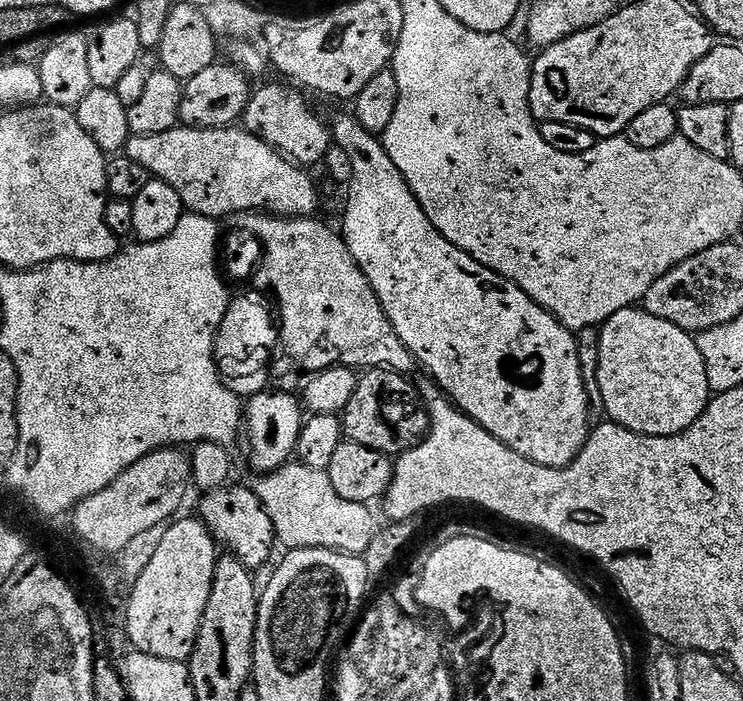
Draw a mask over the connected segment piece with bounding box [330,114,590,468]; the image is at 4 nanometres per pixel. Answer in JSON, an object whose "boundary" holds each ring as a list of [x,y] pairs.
{"boundary":[[[355,115],[336,116],[330,120],[330,131],[335,147],[346,150],[350,157],[350,167],[354,170],[352,181],[346,185],[348,192],[348,205],[344,208],[344,228],[342,235],[354,262],[366,274],[386,318],[394,326],[398,338],[411,350],[413,357],[429,372],[431,379],[438,385],[441,393],[447,396],[461,412],[464,412],[475,424],[481,424],[498,442],[505,444],[510,450],[522,454],[530,462],[541,464],[547,468],[567,468],[576,455],[584,449],[590,435],[590,423],[588,424],[588,388],[584,385],[584,368],[580,365],[580,348],[576,345],[577,337],[572,329],[562,326],[545,308],[539,308],[535,302],[514,282],[510,282],[504,276],[500,276],[494,270],[482,266],[470,254],[458,250],[442,234],[438,234],[436,227],[426,218],[418,198],[410,190],[406,178],[390,162],[390,154],[386,154],[383,143],[373,133],[368,132],[356,120]]]}

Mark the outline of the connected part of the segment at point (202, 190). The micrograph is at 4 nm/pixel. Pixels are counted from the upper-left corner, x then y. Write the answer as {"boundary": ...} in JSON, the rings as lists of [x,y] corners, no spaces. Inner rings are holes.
{"boundary":[[[177,126],[162,134],[129,137],[125,155],[142,165],[151,177],[170,184],[181,198],[183,207],[193,215],[219,219],[220,216],[235,218],[240,212],[275,214],[285,218],[312,218],[320,196],[316,184],[307,176],[301,165],[281,156],[264,140],[240,126],[226,128],[191,128]]]}

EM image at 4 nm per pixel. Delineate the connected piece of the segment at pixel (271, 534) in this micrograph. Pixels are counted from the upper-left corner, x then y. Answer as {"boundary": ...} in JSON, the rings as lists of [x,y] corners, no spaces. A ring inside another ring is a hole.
{"boundary":[[[225,486],[209,492],[200,504],[199,519],[204,521],[208,531],[216,539],[217,545],[224,544],[231,555],[237,556],[249,570],[257,570],[272,556],[272,547],[278,541],[274,526],[266,510],[252,491],[251,487],[232,488]]]}

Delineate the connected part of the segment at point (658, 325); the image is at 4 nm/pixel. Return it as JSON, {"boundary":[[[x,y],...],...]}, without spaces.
{"boundary":[[[633,306],[626,310],[618,310],[599,329],[600,345],[596,348],[596,384],[600,387],[600,400],[604,403],[604,408],[608,411],[607,419],[614,424],[621,424],[623,428],[628,428],[632,432],[637,432],[639,436],[677,436],[679,432],[685,432],[689,426],[696,421],[702,413],[708,409],[710,393],[708,391],[708,379],[706,378],[706,362],[696,345],[696,336],[691,332],[685,332],[673,322],[663,321],[653,314],[644,311],[643,307]]]}

